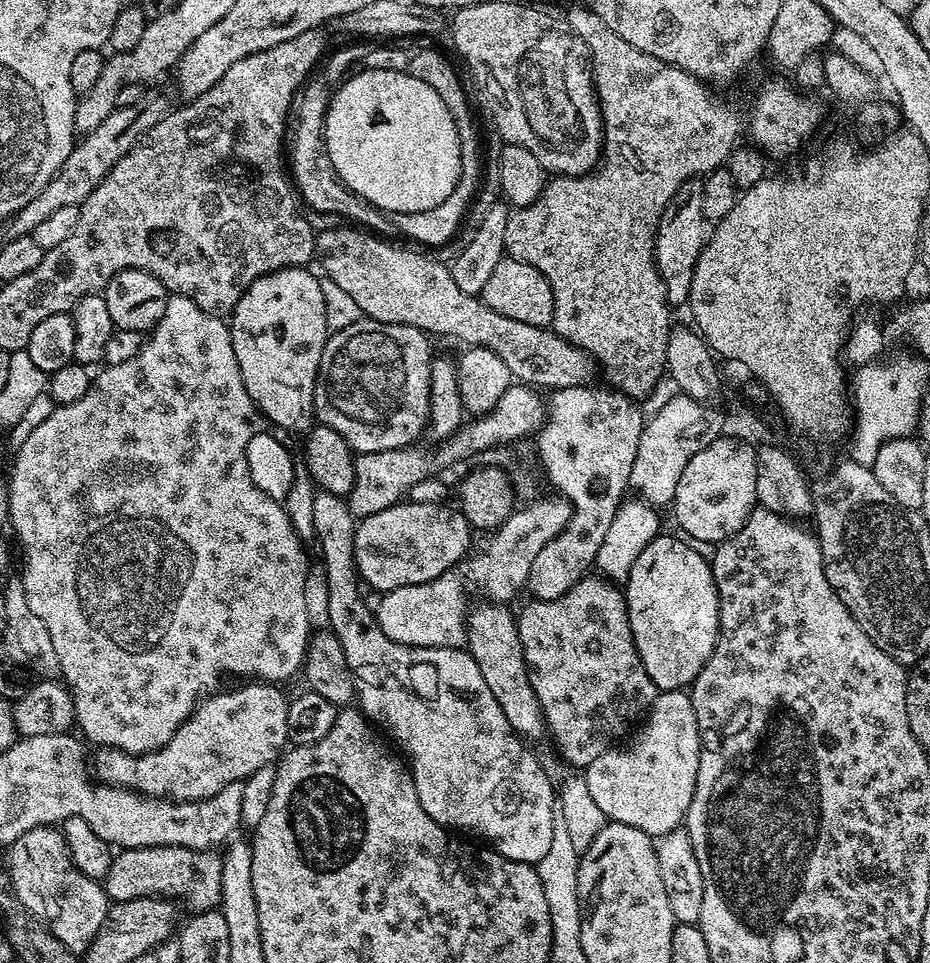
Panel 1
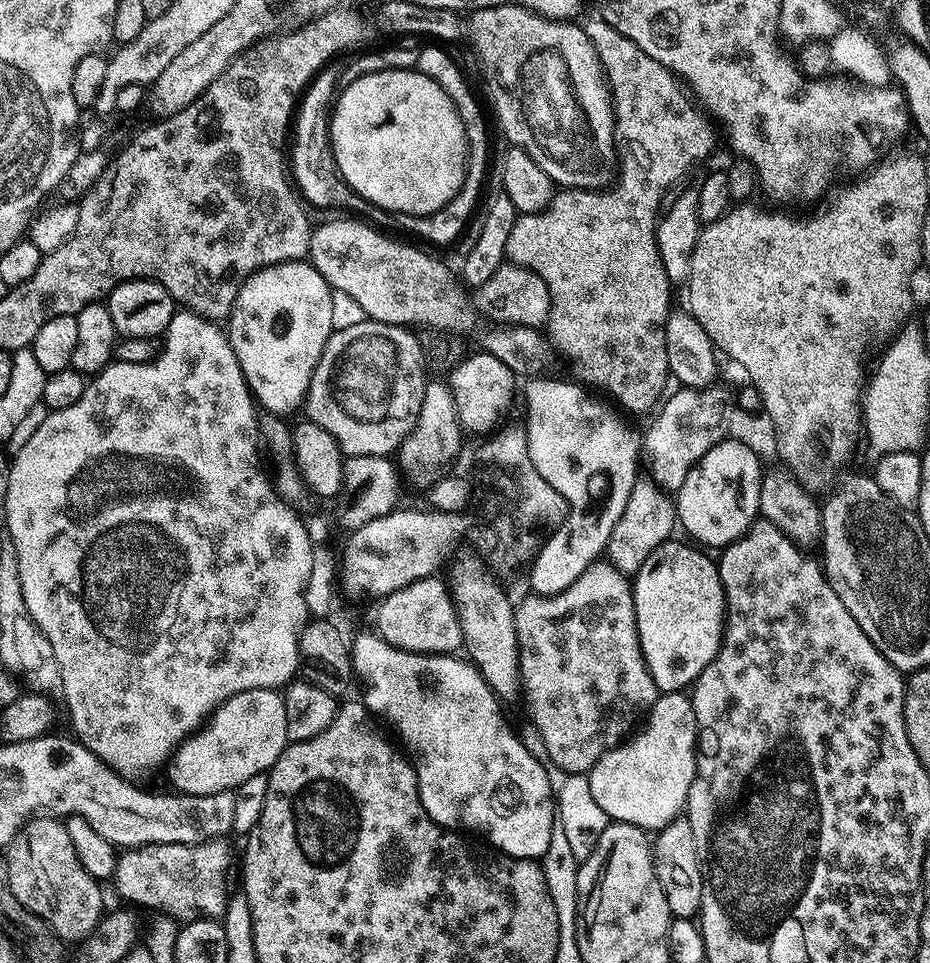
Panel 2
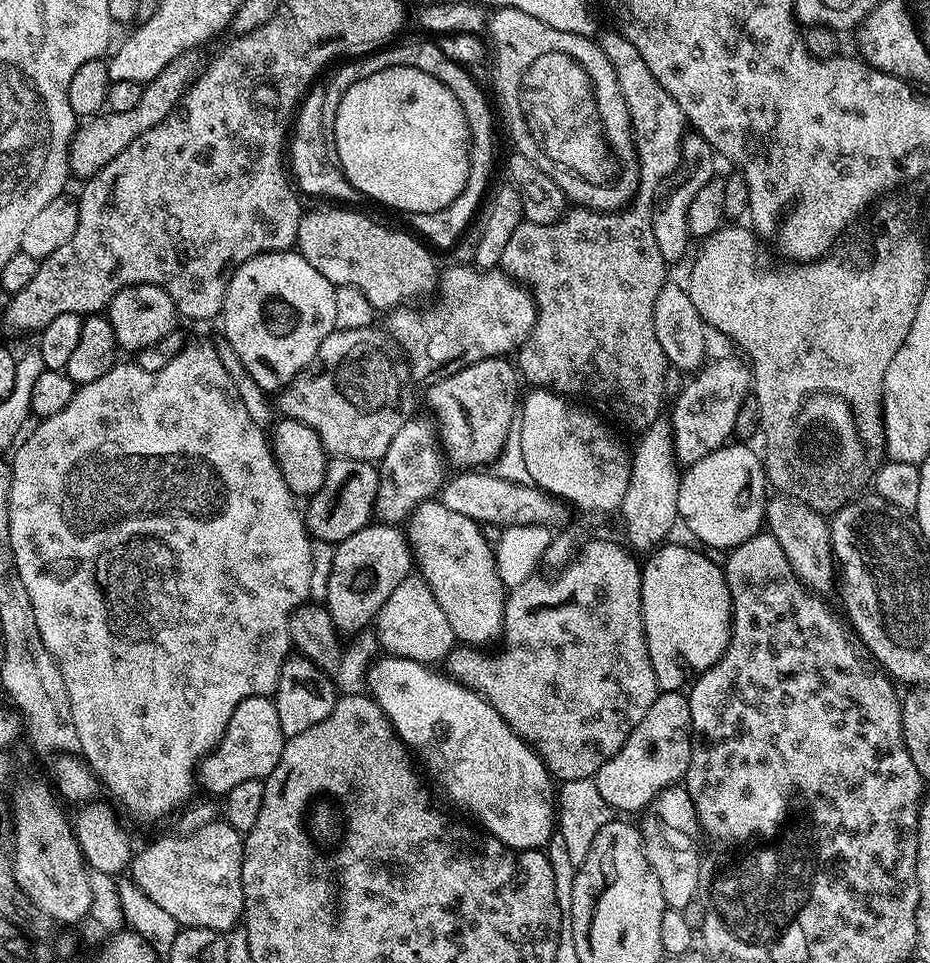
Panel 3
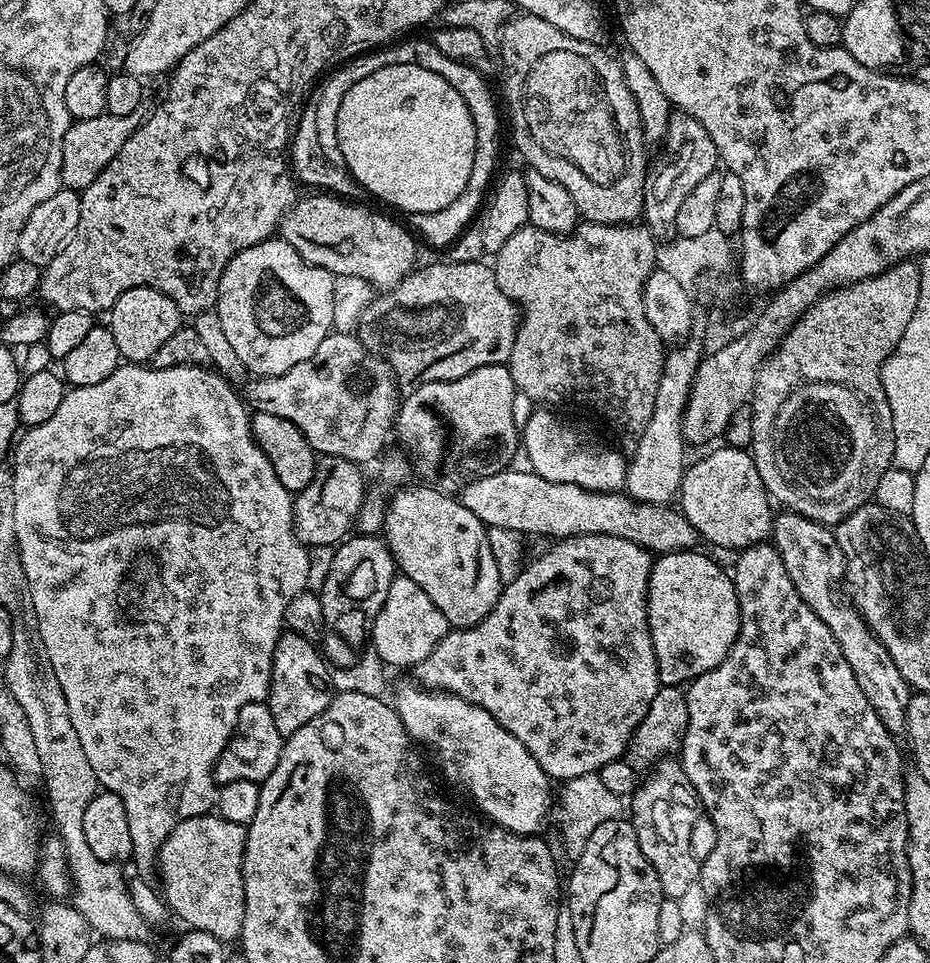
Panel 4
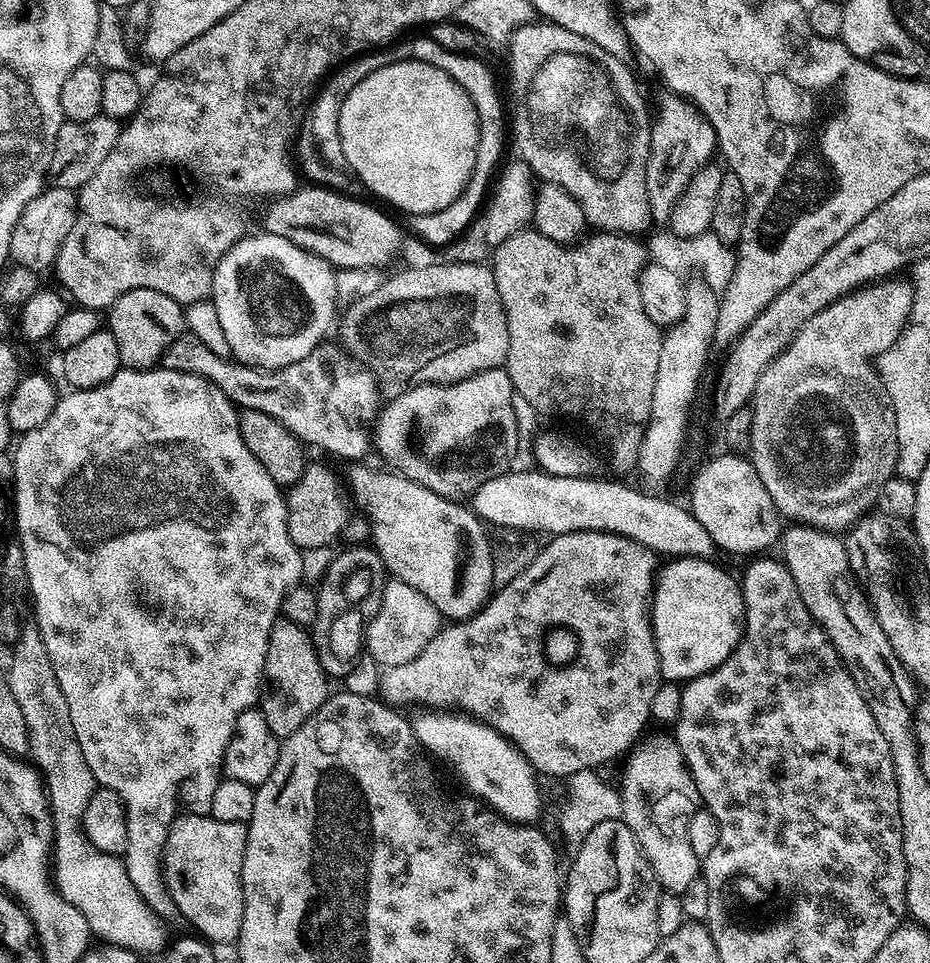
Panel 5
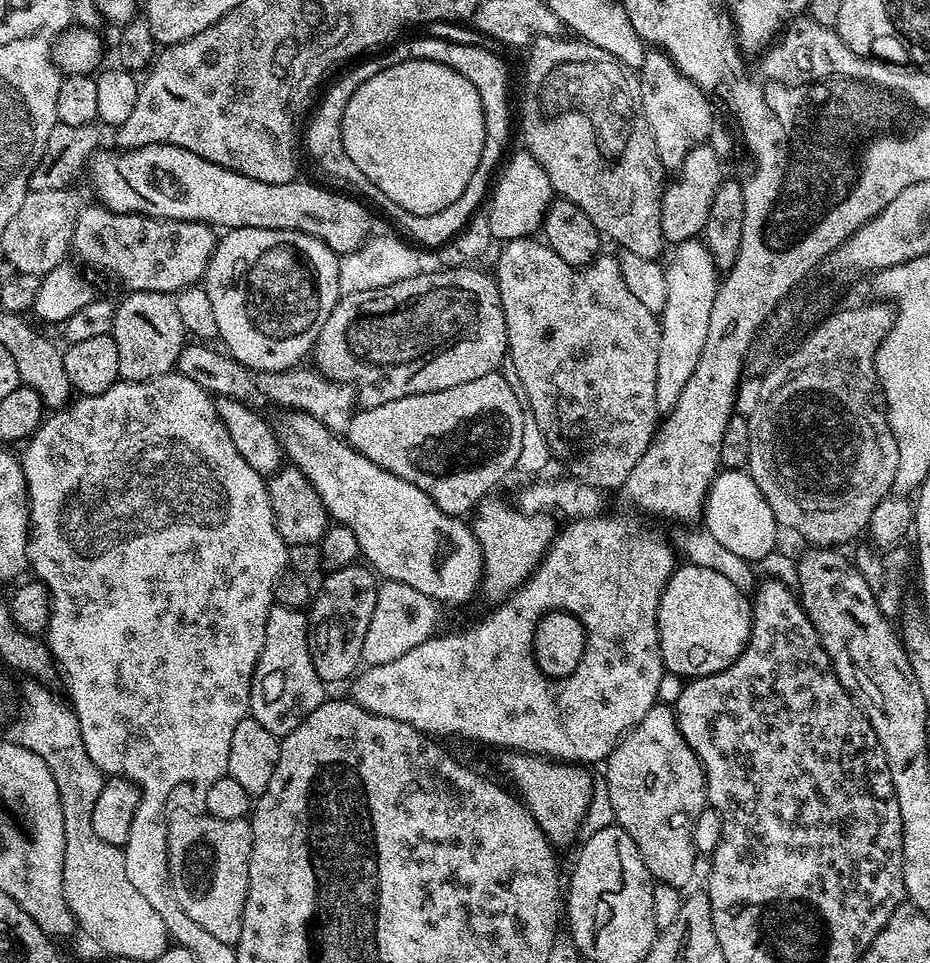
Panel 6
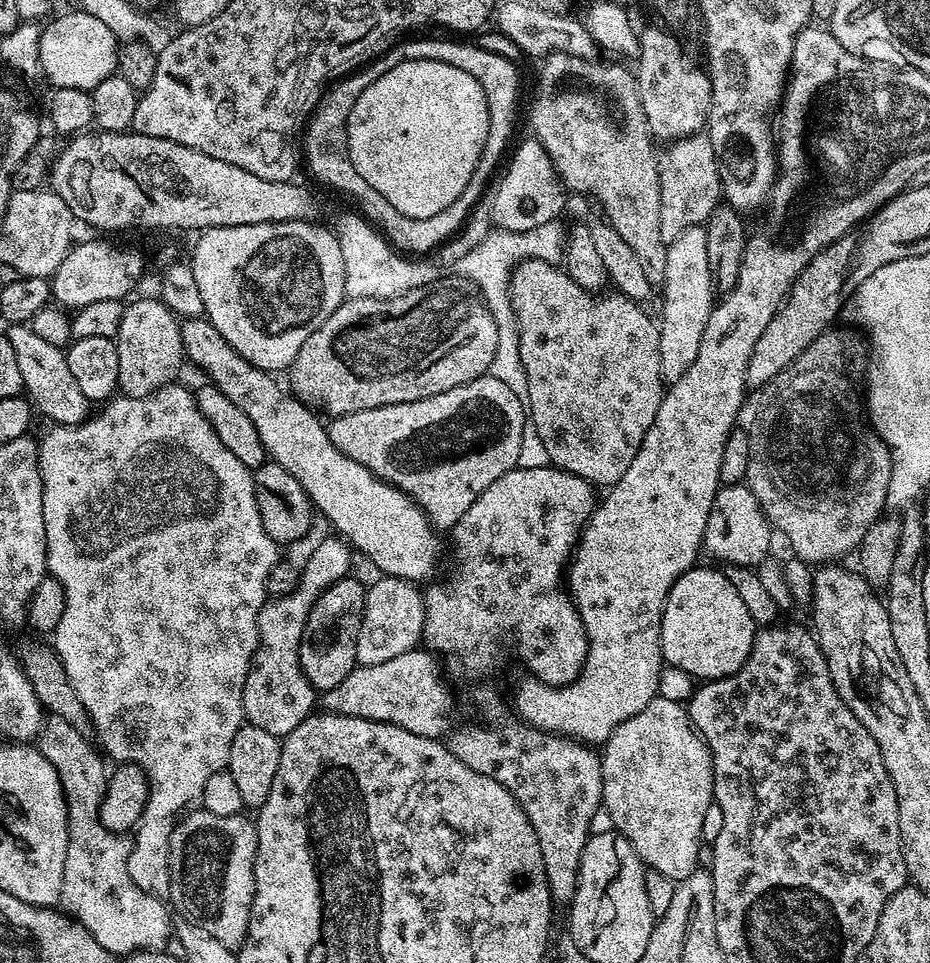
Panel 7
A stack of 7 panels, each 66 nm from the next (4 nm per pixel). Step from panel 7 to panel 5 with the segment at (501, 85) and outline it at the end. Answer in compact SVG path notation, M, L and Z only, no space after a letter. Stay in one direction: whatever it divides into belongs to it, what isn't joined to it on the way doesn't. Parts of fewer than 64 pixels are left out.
M422 34L417 40L404 38L399 43L404 48L404 60L413 59L418 62L426 62L430 66L438 66L442 70L446 70L446 74L450 74L454 78L454 82L458 82L458 86L462 86L462 90L466 90L466 94L474 102L478 114L478 130L480 131L478 154L474 162L474 174L470 174L470 182L466 182L466 190L458 198L454 198L454 202L450 202L450 206L446 206L446 210L436 212L436 224L420 224L420 228L428 228L428 236L432 236L432 232L436 232L436 246L443 246L467 231L469 224L477 219L478 213L485 203L490 181L501 163L500 155L504 152L506 108L504 112L504 104L500 101L500 88L496 85L495 74L479 60L478 55L446 50L438 42L432 41L428 34Z

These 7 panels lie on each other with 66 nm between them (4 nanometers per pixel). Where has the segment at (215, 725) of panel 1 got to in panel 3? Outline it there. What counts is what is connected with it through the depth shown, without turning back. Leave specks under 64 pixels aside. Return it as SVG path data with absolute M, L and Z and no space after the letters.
M255 696L238 702L216 747L198 765L198 784L216 798L227 796L234 786L251 780L264 780L282 758L285 737L278 723L278 710L272 696Z

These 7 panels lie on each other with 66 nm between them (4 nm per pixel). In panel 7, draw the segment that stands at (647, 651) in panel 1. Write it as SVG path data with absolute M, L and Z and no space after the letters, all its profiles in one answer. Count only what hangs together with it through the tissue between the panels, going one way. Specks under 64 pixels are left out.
M693 566L674 582L666 598L660 623L660 649L664 664L686 671L700 682L726 678L746 662L756 641L758 626L746 610L746 602L738 598L738 590L730 586L723 571Z

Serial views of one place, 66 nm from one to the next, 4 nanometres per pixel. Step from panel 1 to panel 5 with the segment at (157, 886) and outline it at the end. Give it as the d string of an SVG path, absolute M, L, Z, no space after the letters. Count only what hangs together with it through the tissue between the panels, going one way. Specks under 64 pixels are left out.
M207 814L188 815L192 816L177 815L168 830L164 880L176 903L177 913L185 916L205 941L216 946L231 945L240 938L244 913L242 858L248 826L238 822L218 822Z

